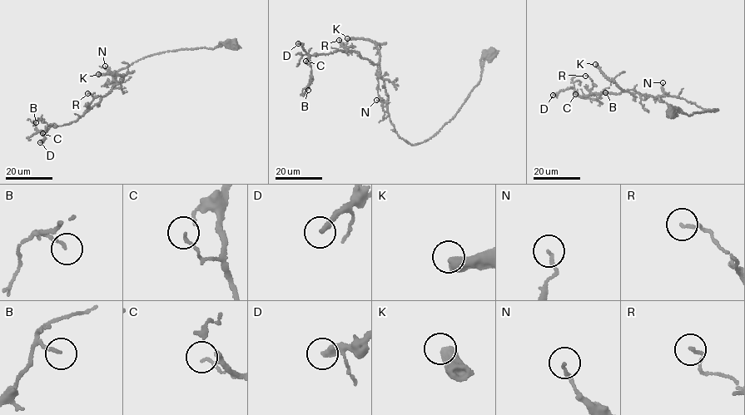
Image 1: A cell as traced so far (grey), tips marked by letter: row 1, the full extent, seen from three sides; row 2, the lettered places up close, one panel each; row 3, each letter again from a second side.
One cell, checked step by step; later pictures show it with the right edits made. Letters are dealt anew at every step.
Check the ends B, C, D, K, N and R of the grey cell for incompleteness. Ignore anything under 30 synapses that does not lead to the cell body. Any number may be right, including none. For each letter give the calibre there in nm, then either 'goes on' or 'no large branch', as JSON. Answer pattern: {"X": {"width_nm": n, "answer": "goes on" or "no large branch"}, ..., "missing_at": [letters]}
{"B": {"width_nm": 130, "answer": "no large branch"}, "C": {"width_nm": 130, "answer": "no large branch"}, "D": {"width_nm": 280, "answer": "no large branch"}, "K": {"width_nm": 600, "answer": "goes on"}, "N": {"width_nm": 130, "answer": "no large branch"}, "R": {"width_nm": 120, "answer": "no large branch"}, "missing_at": ["K"]}

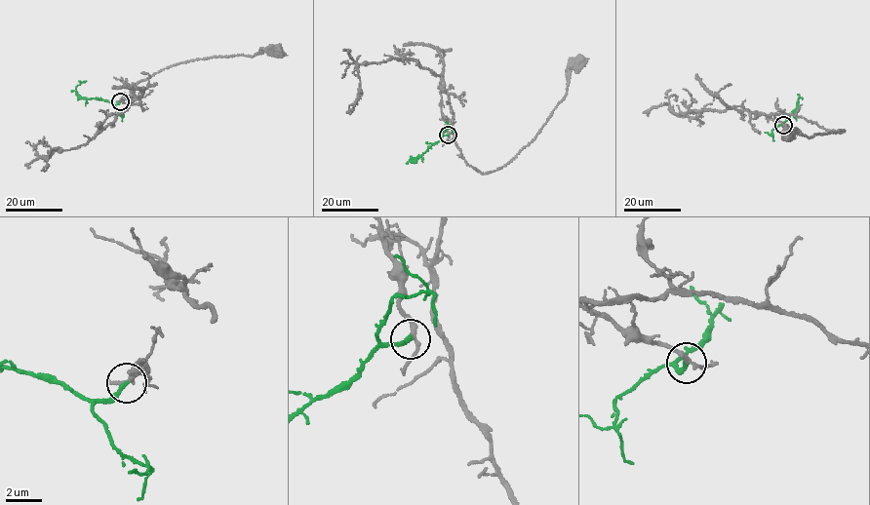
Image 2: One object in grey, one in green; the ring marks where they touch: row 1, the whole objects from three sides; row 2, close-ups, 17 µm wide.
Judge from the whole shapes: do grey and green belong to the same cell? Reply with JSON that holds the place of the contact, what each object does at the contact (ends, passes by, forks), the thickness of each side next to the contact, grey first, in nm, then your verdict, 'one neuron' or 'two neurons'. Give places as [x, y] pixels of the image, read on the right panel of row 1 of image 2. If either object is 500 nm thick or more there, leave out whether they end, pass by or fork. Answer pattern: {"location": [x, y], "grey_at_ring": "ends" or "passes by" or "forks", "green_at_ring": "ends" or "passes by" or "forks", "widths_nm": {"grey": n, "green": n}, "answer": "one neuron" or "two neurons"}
{"location": [783, 125], "grey_at_ring": "passes by", "green_at_ring": "ends", "widths_nm": {"grey": 200, "green": 240}, "answer": "one neuron"}

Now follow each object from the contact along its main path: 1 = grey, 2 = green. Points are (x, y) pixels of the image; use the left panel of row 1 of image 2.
1: (120, 101), (122, 97), (136, 97), (126, 84), (130, 87), (188, 60), (251, 57), (266, 49), (276, 52)
2: (119, 101), (114, 104), (80, 97), (76, 87), (86, 81)

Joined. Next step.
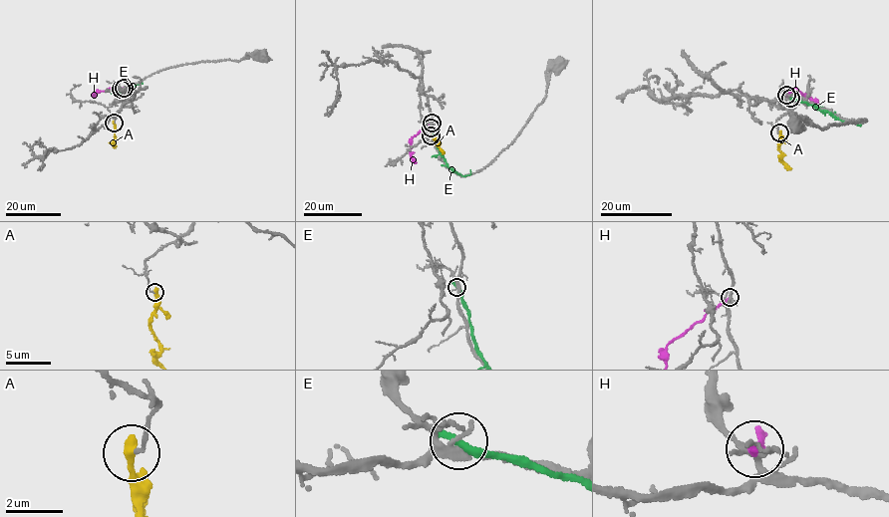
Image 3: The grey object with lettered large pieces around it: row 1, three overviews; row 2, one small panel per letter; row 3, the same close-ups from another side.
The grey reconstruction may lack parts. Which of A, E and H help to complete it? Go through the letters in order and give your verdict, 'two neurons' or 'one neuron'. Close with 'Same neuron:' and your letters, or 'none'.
A: two neurons
E: two neurons
H: two neurons
Same neuron: none

